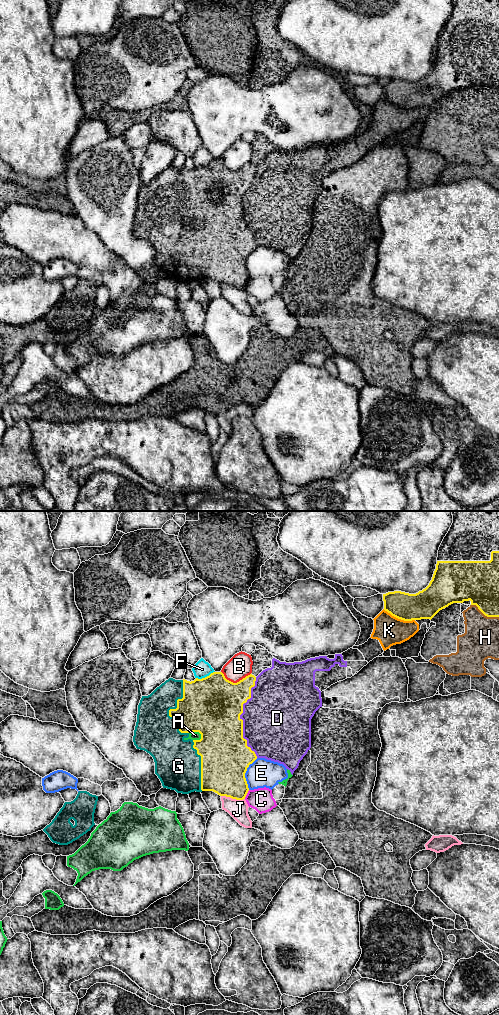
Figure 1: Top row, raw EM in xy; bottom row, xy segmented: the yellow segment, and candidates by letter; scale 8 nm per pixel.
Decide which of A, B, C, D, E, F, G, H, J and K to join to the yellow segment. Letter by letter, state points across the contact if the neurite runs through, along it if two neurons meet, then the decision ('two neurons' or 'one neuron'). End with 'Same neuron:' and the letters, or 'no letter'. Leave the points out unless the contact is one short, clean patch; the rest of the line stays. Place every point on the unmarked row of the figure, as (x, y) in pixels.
A: two neurons
B: two neurons
C: along xy (249, 278), (244, 286) | two neurons
D: two neurons
E: along xy (257, 246), (249, 253), (245, 261), (248, 277) | two neurons
F: two neurons
G: one neuron
H: two neurons
J: along xy (221, 283), (244, 287) | two neurons
K: two neurons
Same neuron: G

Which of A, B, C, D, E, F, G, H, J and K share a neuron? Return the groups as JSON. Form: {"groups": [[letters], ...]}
{"groups": [["A", "E"], ["B"], ["C"], ["D", "K"], ["F"], ["G"], ["H"], ["J"]]}

